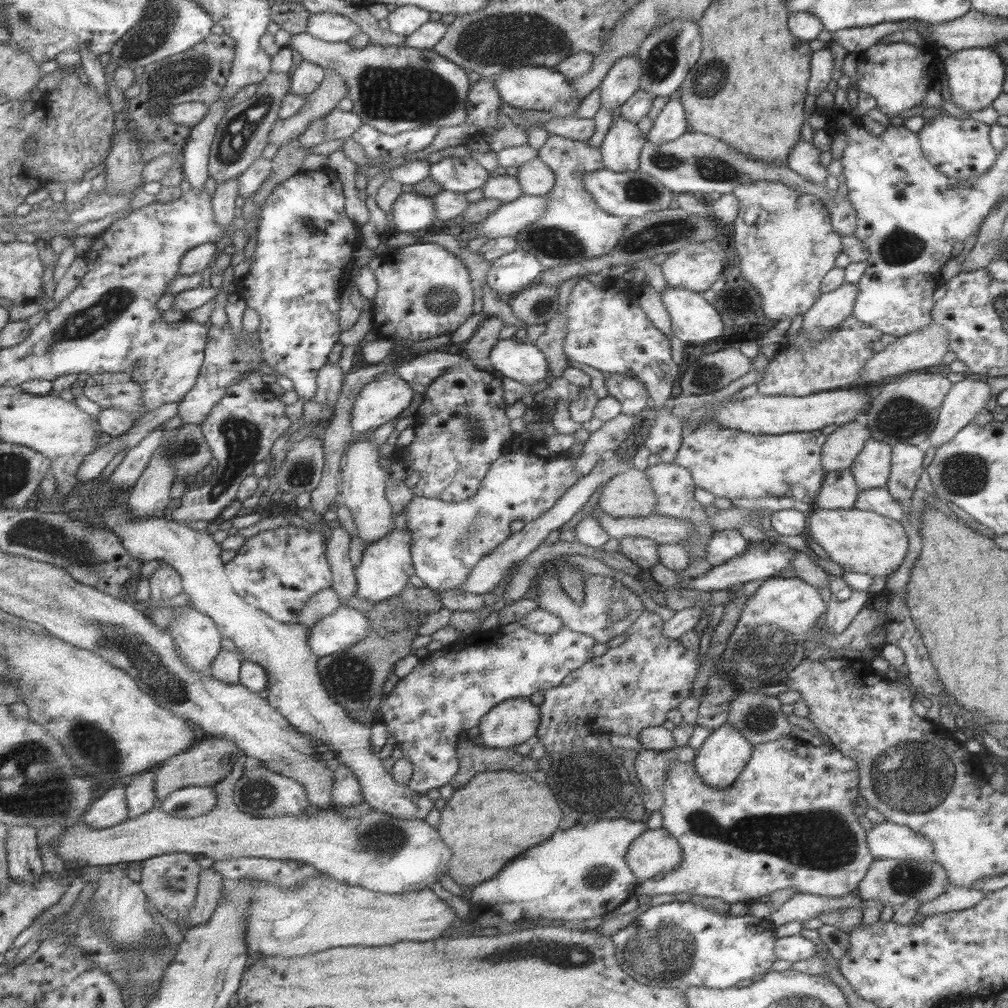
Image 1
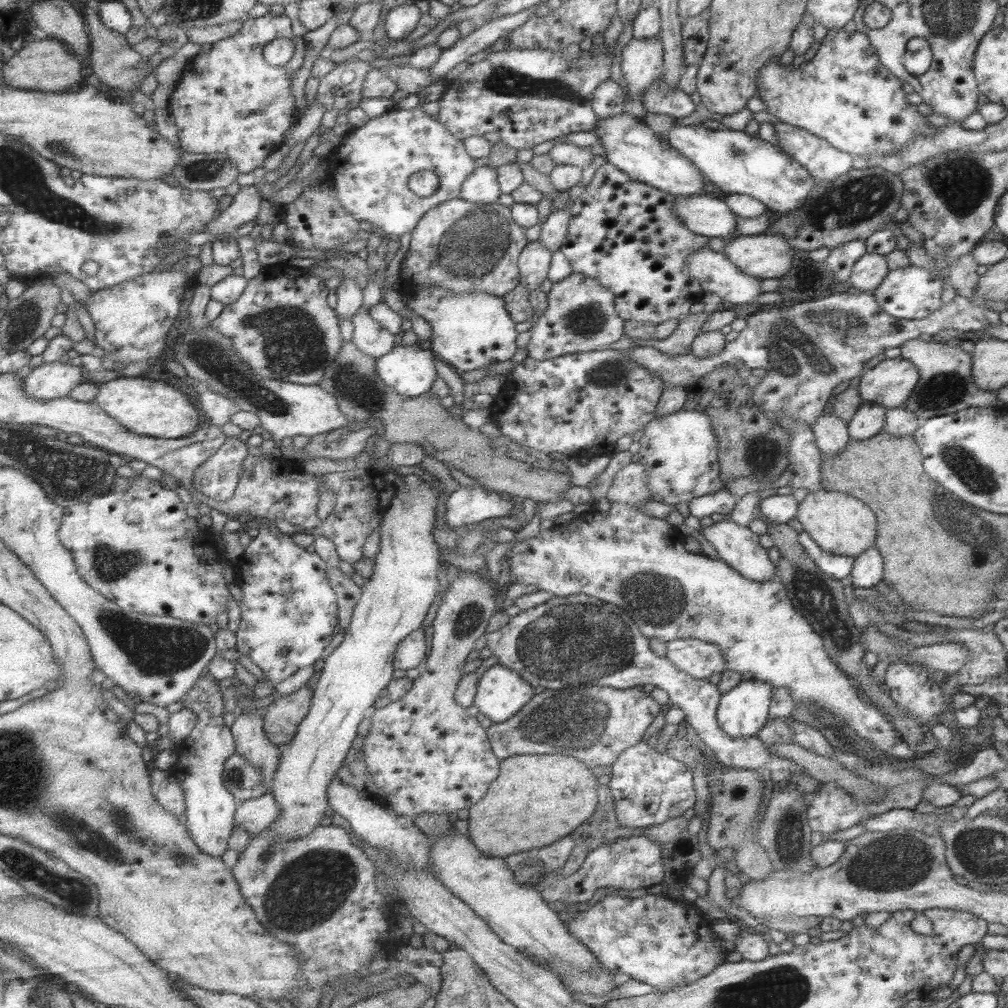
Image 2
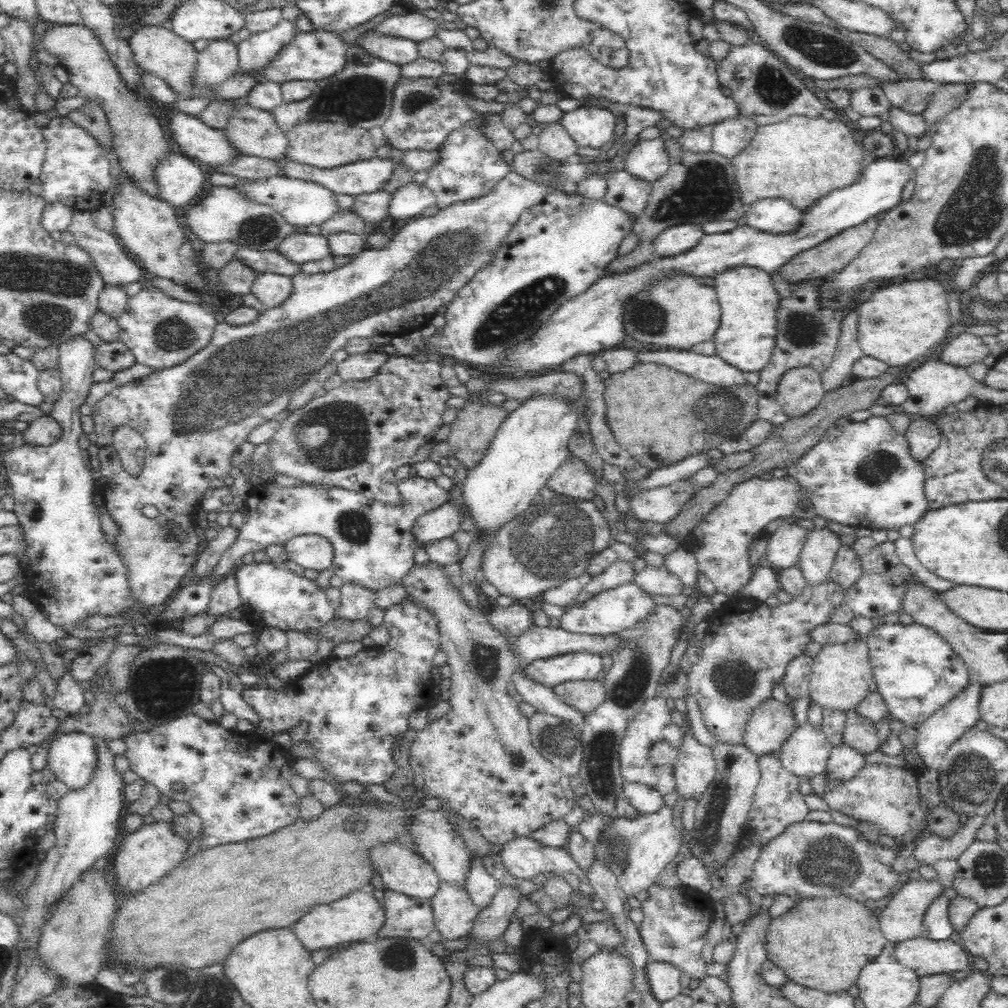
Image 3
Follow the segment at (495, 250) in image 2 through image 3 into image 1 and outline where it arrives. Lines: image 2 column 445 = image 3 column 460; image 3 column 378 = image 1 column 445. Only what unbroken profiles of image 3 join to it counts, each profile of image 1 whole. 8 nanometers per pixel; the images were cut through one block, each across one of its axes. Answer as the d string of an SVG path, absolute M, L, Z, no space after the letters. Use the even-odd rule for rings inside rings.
M417 243L403 249L389 252L387 262L381 264L375 275L379 292L373 300L372 325L379 337L399 338L409 341L423 341L452 334L469 316L476 313L476 294L471 284L469 268L455 254L451 254L441 244Z

